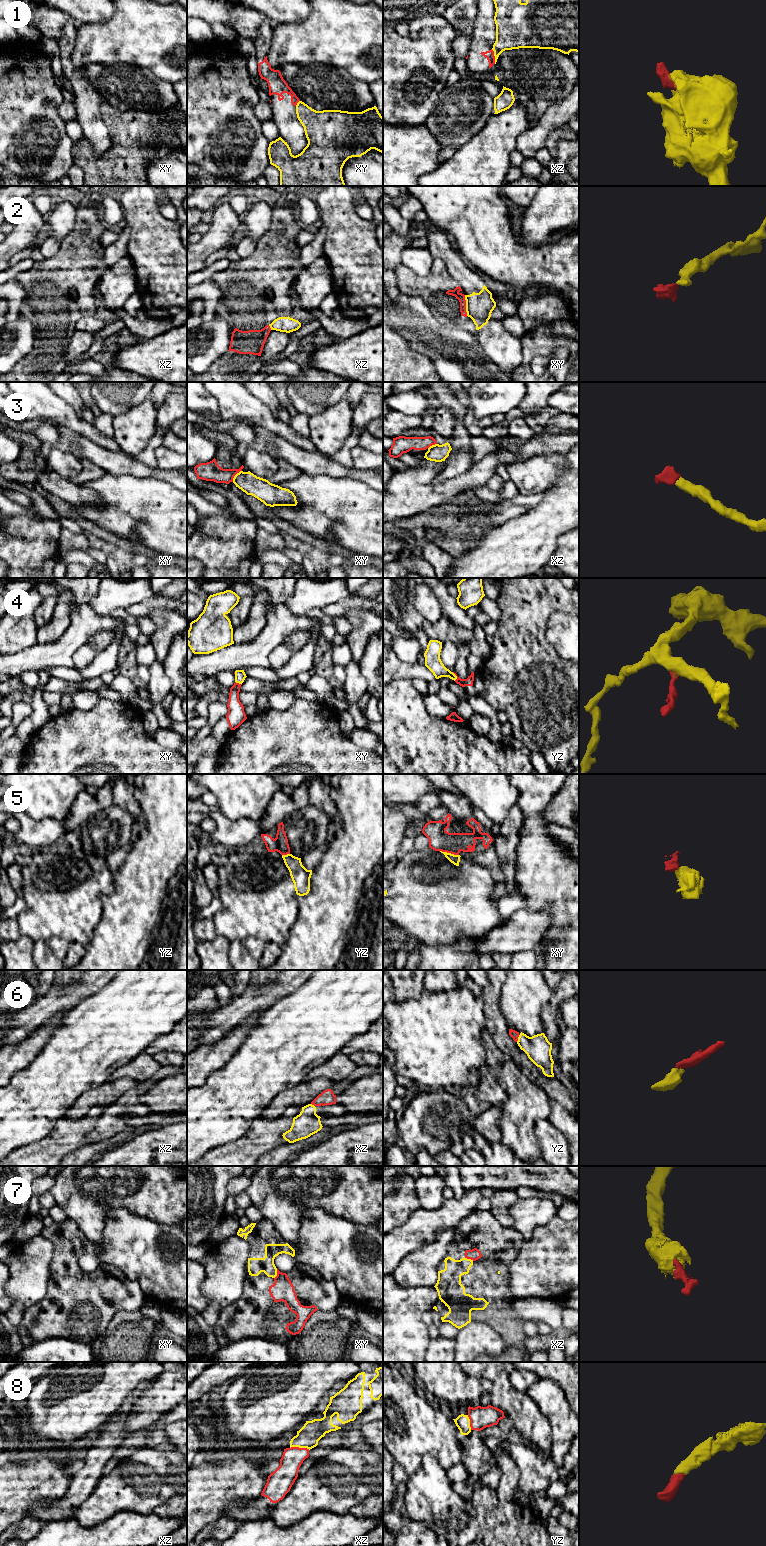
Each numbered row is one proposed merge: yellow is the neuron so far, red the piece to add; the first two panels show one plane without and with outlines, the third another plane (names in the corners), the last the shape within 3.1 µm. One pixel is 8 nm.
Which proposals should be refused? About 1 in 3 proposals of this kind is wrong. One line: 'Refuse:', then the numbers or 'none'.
Refuse: 1, 2, 3, 5

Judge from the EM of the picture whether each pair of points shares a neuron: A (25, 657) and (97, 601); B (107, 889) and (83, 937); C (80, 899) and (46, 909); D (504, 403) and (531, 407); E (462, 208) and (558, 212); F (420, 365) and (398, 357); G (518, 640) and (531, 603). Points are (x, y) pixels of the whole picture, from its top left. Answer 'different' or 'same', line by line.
A: different
B: same
C: same
D: different
E: different
F: same
G: same

